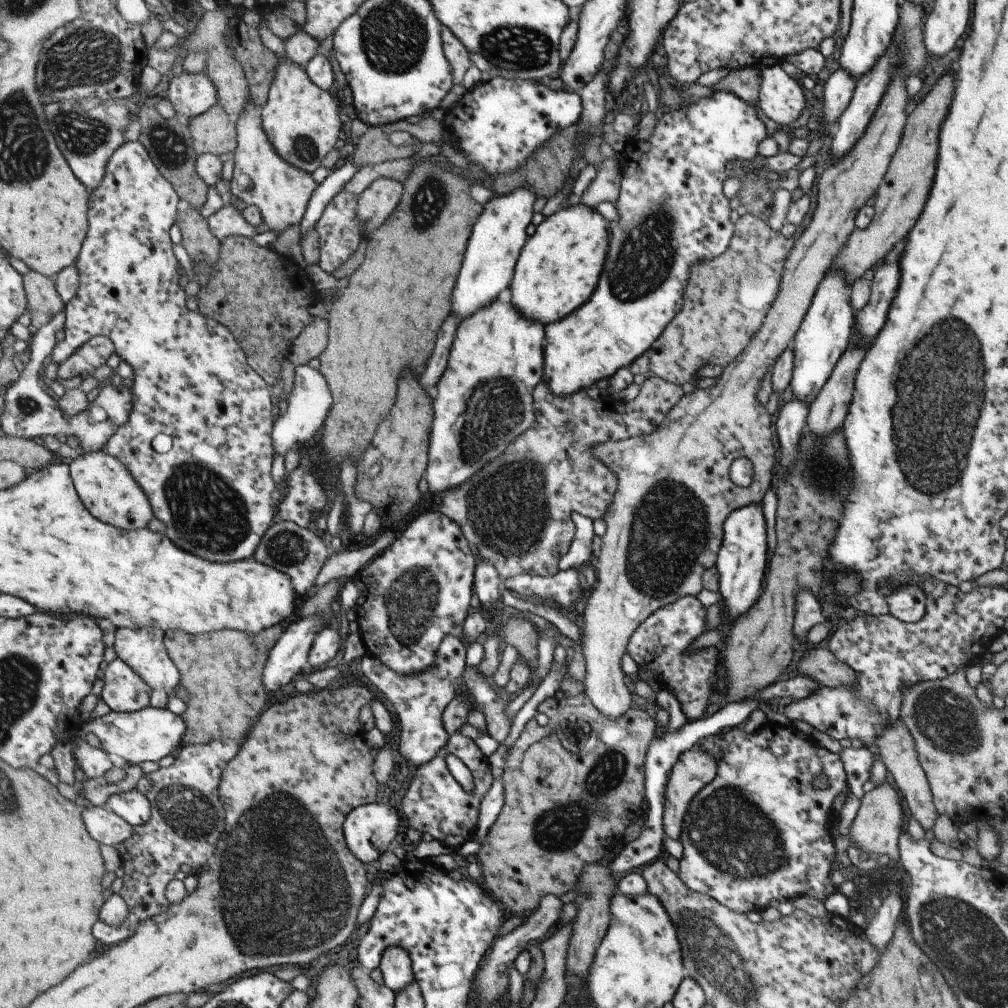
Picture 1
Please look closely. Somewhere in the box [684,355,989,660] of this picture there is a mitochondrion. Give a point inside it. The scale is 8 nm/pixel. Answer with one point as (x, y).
(824, 475)

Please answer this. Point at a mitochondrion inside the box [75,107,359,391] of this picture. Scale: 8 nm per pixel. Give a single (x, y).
(170, 147)

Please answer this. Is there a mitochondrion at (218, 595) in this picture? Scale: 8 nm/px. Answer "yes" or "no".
no

